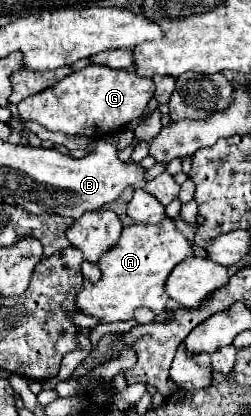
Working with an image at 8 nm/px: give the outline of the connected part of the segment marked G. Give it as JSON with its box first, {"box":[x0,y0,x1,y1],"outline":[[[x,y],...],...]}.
{"box":[17,64,153,138],"outline":[[[91,64],[63,78],[55,86],[21,100],[17,108],[21,118],[35,120],[51,132],[99,138],[111,130],[127,126],[131,120],[141,116],[147,102],[153,98],[153,92],[153,80],[139,76],[135,70],[113,70]]]}

